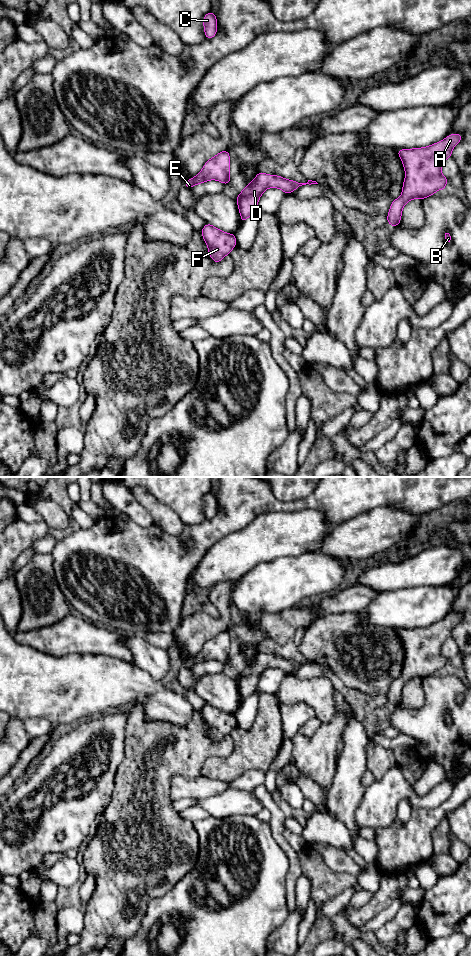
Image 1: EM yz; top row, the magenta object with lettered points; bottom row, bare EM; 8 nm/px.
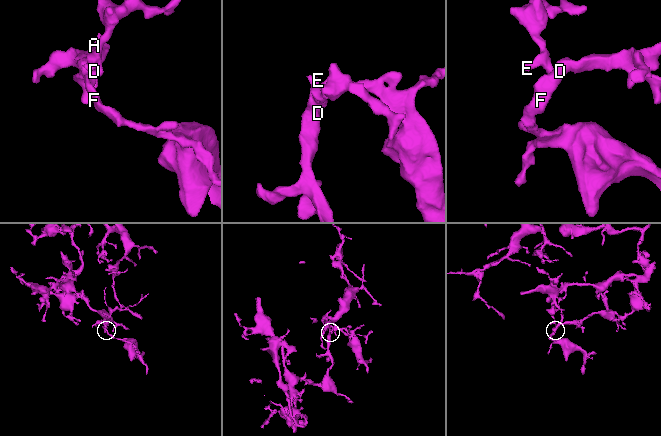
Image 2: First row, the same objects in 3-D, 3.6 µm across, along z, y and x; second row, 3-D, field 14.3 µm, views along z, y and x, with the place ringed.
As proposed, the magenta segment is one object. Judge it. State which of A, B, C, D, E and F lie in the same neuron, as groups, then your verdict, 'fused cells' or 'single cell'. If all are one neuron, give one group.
A B D F / C E | fused cells

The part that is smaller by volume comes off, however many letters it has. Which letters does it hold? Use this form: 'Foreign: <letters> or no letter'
Foreign: C, E

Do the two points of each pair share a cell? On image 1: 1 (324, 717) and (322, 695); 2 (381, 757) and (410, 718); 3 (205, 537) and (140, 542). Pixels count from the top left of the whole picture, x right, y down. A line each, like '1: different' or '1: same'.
1: same
2: different
3: same

